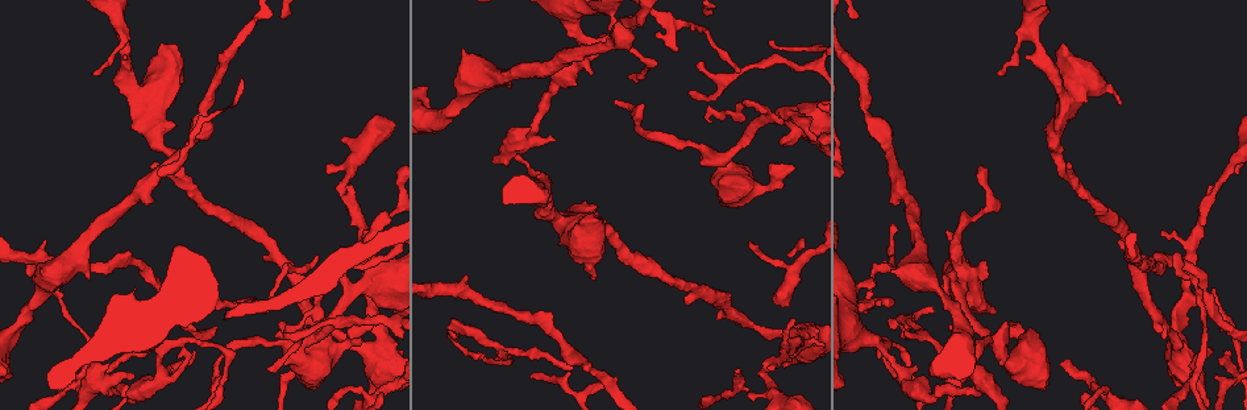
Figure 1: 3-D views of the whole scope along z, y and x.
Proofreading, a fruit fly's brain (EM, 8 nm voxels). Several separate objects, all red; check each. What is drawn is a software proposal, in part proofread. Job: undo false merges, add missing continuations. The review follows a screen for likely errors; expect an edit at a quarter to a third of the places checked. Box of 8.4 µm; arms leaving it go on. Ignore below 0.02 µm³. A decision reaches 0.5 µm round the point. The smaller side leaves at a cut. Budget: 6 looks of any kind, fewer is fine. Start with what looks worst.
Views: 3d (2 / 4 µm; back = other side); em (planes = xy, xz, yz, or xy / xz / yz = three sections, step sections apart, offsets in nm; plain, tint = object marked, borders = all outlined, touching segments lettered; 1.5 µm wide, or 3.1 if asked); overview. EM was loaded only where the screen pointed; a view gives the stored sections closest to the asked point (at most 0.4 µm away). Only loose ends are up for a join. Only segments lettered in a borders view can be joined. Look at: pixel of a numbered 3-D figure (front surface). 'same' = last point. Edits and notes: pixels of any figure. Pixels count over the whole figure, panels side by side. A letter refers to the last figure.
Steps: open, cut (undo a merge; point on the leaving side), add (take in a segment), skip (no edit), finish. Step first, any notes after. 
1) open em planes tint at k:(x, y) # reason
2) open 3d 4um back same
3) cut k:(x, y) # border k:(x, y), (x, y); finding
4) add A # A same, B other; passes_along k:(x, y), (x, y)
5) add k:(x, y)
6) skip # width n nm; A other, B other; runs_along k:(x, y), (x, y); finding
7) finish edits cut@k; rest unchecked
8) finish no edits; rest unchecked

open 3d 4um at 1:(76, 383)

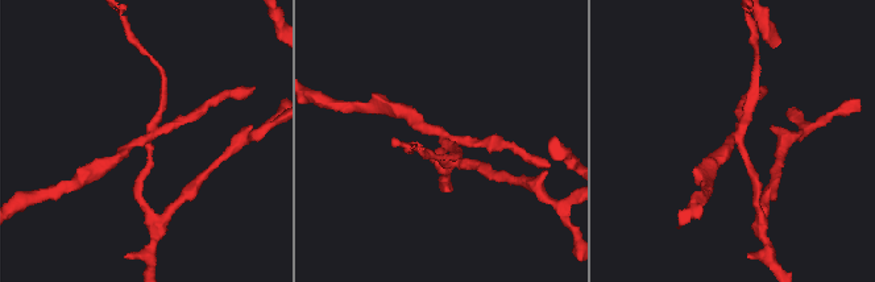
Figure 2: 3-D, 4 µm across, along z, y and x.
open em xz step 8 tint at 2:(733, 135)

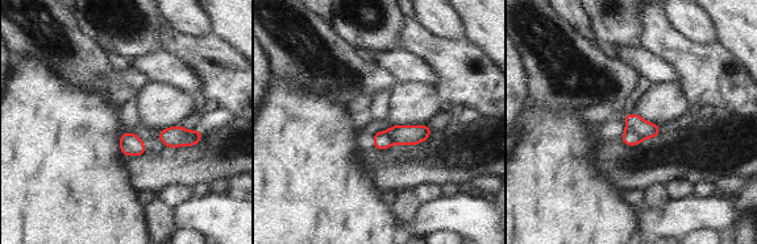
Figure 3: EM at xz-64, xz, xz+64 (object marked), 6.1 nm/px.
open em xz step 8 borders same

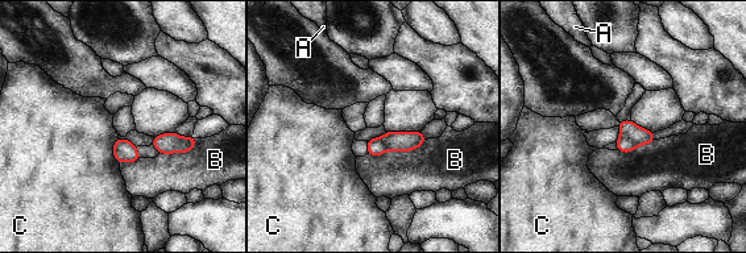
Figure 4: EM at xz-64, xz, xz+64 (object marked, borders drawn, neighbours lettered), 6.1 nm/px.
cut 4:(639, 136) # A other, B other, C other; border 4:(622, 135), (635, 145); two cells meet here

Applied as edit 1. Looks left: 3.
open 3d 2um at 1:(750, 64) # narrows sharply

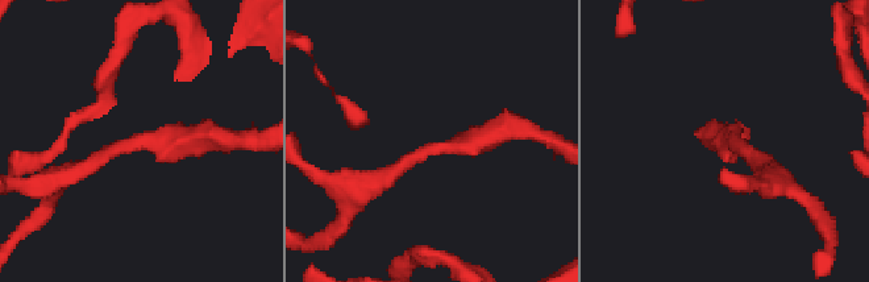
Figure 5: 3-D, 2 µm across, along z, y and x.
open em xz step 8 tint at 5:(427, 144) # need the tissue

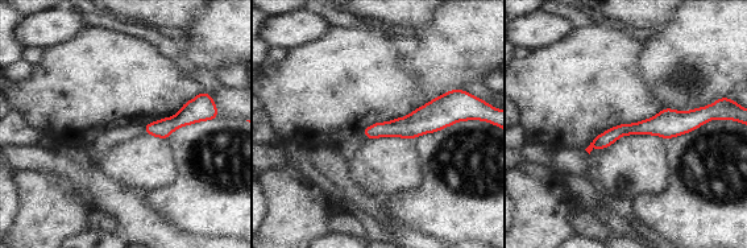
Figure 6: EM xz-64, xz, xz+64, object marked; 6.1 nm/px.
open em planes borders same

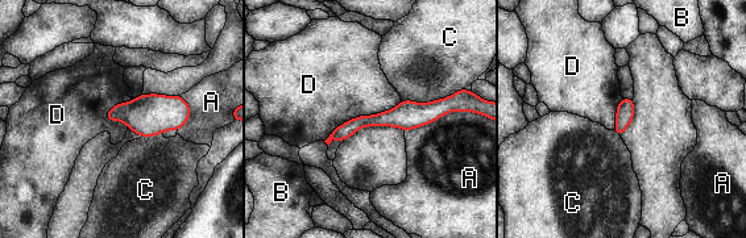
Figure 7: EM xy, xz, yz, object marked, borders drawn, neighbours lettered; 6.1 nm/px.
skip # A other, B other, C other, D other; border 7:(401, 100), (340, 124), (324, 141); all the same cell

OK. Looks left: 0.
finish edits cut@4; rest unchecked

